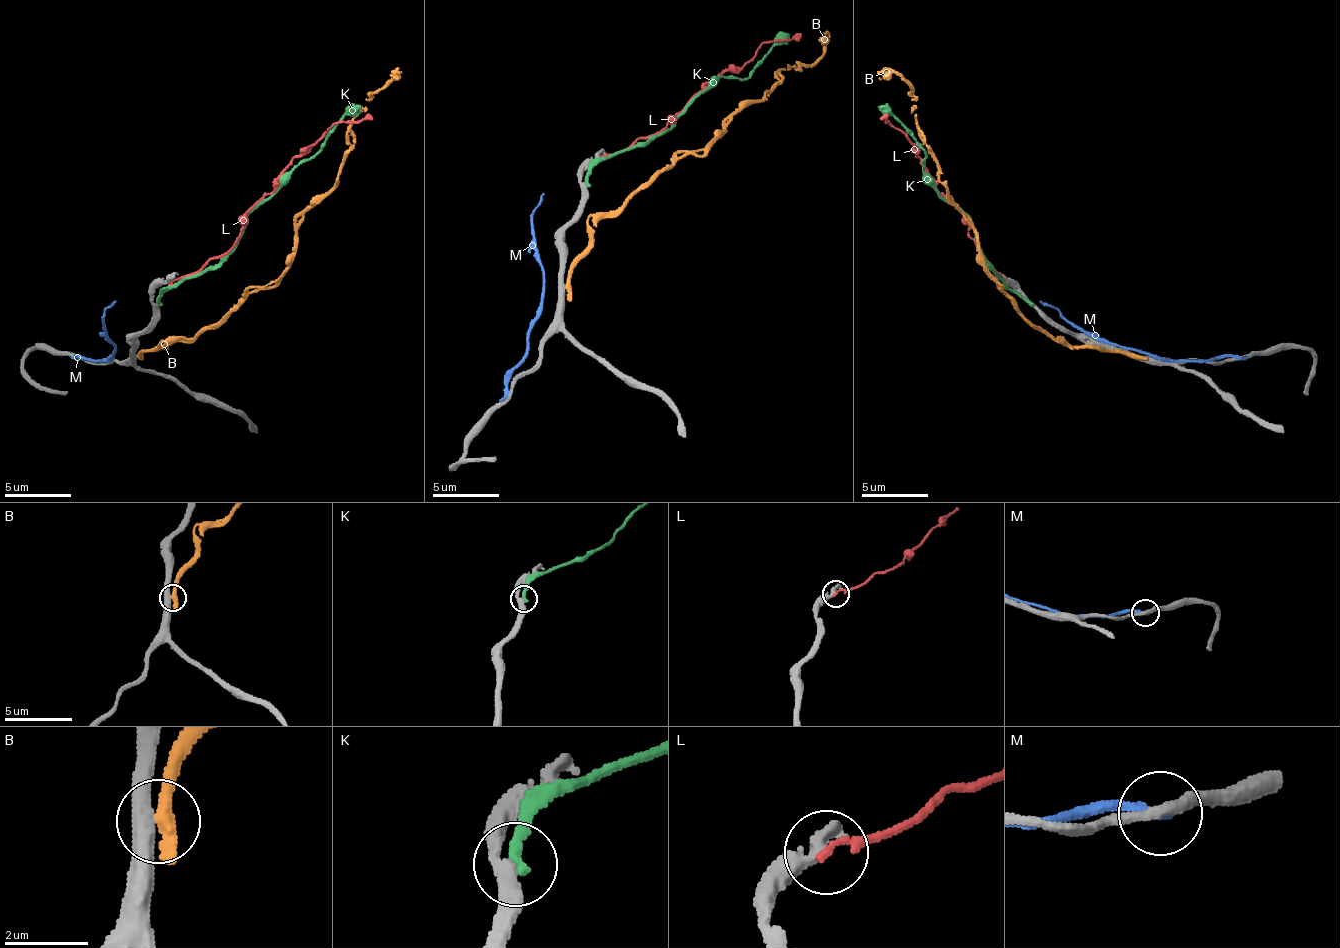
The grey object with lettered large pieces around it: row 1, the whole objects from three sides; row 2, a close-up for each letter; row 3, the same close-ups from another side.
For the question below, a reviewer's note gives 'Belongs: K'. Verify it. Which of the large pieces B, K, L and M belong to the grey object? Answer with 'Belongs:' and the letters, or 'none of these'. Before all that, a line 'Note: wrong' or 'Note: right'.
Note: wrong
Belongs: none of these

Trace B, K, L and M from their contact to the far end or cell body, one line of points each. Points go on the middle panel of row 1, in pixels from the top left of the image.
B: (565, 288), (572, 261), (589, 245), (595, 225), (766, 94), (780, 70), (803, 70), (823, 47), (827, 30)
K: (585, 184), (595, 164), (636, 147), (673, 124), (723, 77), (746, 77), (790, 33)
L: (599, 157), (619, 154), (639, 137), (652, 137), (726, 70), (740, 70), (763, 44), (800, 33)
M: (505, 395), (505, 375), (525, 352), (528, 322), (542, 298), (532, 214), (545, 194)

